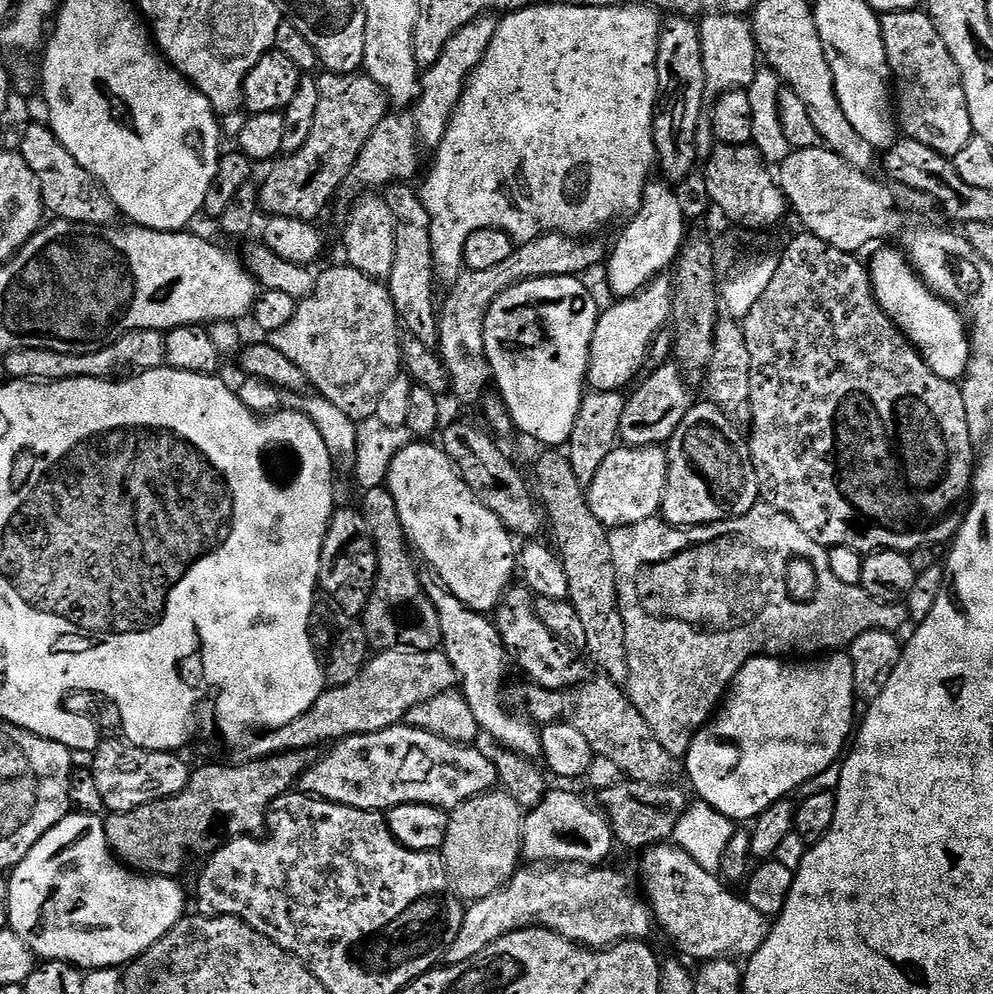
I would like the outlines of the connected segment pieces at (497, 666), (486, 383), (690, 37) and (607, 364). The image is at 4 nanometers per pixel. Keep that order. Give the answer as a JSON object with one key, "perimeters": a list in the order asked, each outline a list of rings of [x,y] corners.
{"perimeters":[[[[421,571],[420,581],[430,602],[434,602],[434,610],[438,610],[438,626],[442,626],[442,651],[454,666],[459,691],[463,692],[481,733],[497,740],[500,743],[497,745],[505,752],[517,752],[529,758],[539,757],[540,728],[511,716],[504,705],[504,664],[509,663],[509,658],[495,623],[485,613],[475,612],[454,598],[431,571]]],[[[550,232],[546,236],[539,236],[525,244],[516,244],[512,249],[510,258],[486,270],[464,270],[457,280],[451,281],[448,297],[443,297],[442,307],[439,309],[440,318],[440,343],[438,351],[440,361],[444,363],[445,370],[448,371],[448,383],[451,395],[456,395],[464,404],[479,405],[485,399],[487,388],[493,383],[492,367],[484,353],[484,331],[486,330],[486,314],[490,314],[490,306],[506,290],[518,286],[527,280],[537,280],[538,278],[550,278],[551,276],[574,276],[579,277],[580,272],[587,268],[592,268],[595,264],[603,265],[606,260],[606,248],[600,244],[588,244],[592,242],[581,242],[576,238],[562,236],[558,232]]],[[[675,14],[669,15],[665,20],[668,21],[666,21],[665,24],[663,21],[663,23],[659,25],[658,33],[660,32],[660,41],[656,44],[656,80],[660,83],[660,93],[656,96],[656,113],[652,116],[652,144],[656,147],[657,158],[660,159],[661,173],[659,172],[659,175],[663,177],[667,183],[673,186],[680,186],[680,183],[682,183],[683,180],[686,179],[687,176],[696,168],[696,160],[698,161],[698,153],[696,151],[696,131],[698,130],[698,126],[702,123],[703,116],[700,115],[702,115],[703,112],[705,115],[706,112],[706,104],[704,108],[704,92],[707,93],[709,91],[709,86],[708,79],[704,73],[704,63],[702,62],[702,42],[700,41],[700,29],[697,21],[686,16],[678,16]]],[[[671,275],[655,276],[645,288],[632,296],[617,299],[612,302],[616,304],[597,315],[588,351],[586,384],[591,391],[619,392],[627,389],[627,384],[631,385],[645,371],[644,363],[649,363],[652,343],[667,329],[664,327],[669,327],[672,319],[673,291]]]]}

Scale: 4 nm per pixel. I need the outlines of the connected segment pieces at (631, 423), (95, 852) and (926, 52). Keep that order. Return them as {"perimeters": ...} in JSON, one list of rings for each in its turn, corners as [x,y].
{"perimeters":[[[[665,362],[652,371],[656,372],[649,371],[635,385],[636,393],[633,396],[629,395],[624,401],[620,440],[630,448],[667,445],[672,439],[674,430],[682,422],[682,418],[686,418],[686,414],[692,409],[694,403],[692,392],[684,381],[685,373],[675,363]]],[[[70,814],[62,822],[58,822],[58,826],[54,826],[46,834],[42,834],[42,838],[38,838],[38,842],[30,850],[30,854],[26,854],[26,858],[22,858],[22,862],[12,869],[7,877],[8,882],[8,927],[14,934],[18,934],[18,938],[22,938],[22,942],[26,942],[26,946],[30,946],[30,950],[41,961],[64,960],[68,964],[75,964],[81,970],[91,970],[93,968],[120,968],[127,966],[132,961],[142,956],[147,948],[154,946],[154,942],[158,942],[171,930],[179,920],[183,920],[186,915],[184,909],[184,892],[180,889],[180,880],[171,876],[150,876],[141,874],[123,864],[112,855],[112,850],[106,842],[106,830],[104,829],[104,820],[99,815],[81,815]]],[[[925,11],[887,12],[880,16],[889,73],[894,79],[897,123],[909,140],[930,146],[936,153],[954,158],[974,135],[966,107],[961,72],[946,42]]]]}

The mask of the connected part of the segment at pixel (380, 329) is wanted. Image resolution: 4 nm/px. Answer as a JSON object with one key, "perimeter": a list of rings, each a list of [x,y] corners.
{"perimeter":[[[341,266],[328,268],[316,277],[316,290],[305,300],[299,301],[294,318],[282,326],[282,330],[267,333],[266,342],[286,354],[302,374],[306,374],[309,385],[334,406],[338,406],[355,422],[371,421],[378,410],[378,398],[394,378],[401,375],[400,337],[402,325],[396,313],[394,298],[390,298],[387,283],[362,274],[358,270]]]}

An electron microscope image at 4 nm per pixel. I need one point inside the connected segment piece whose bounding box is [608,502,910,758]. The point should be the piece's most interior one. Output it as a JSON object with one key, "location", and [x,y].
{"location":[698,603]}

